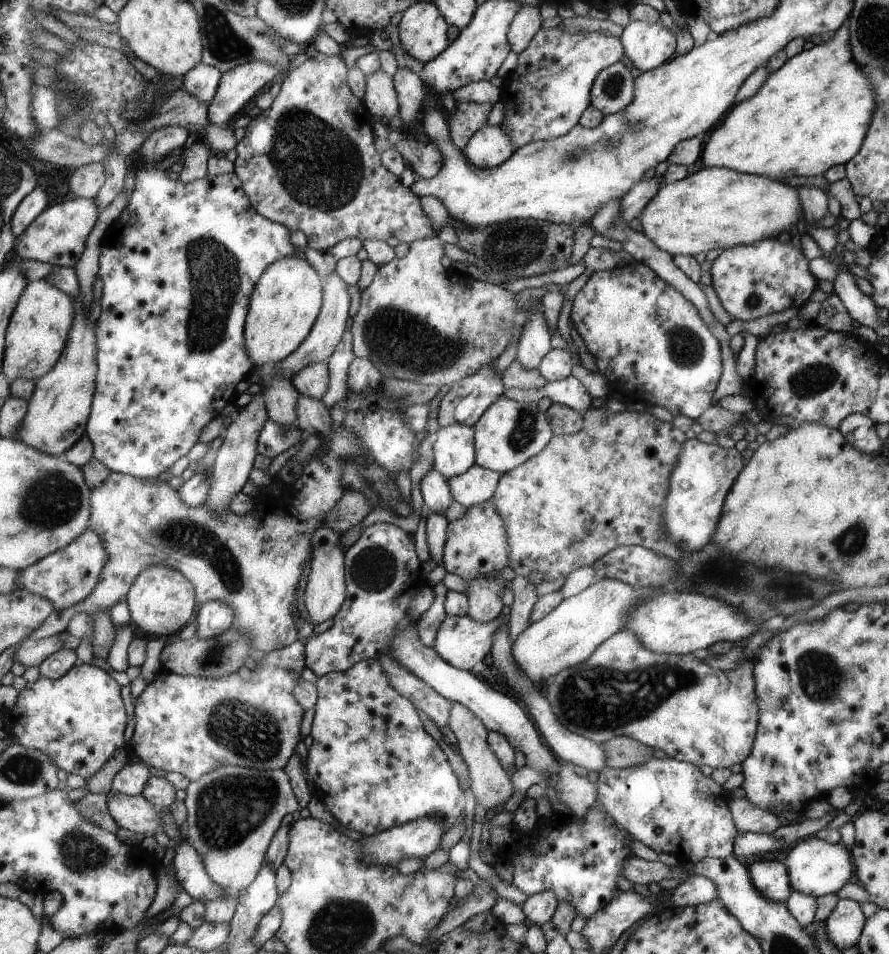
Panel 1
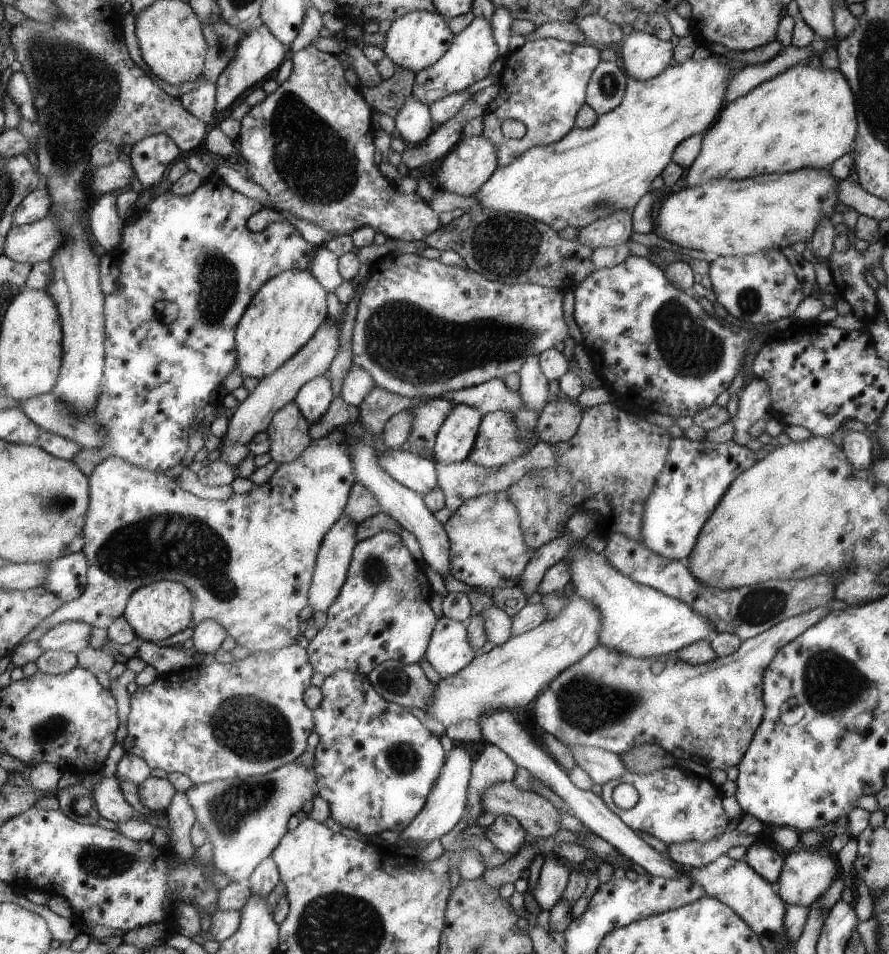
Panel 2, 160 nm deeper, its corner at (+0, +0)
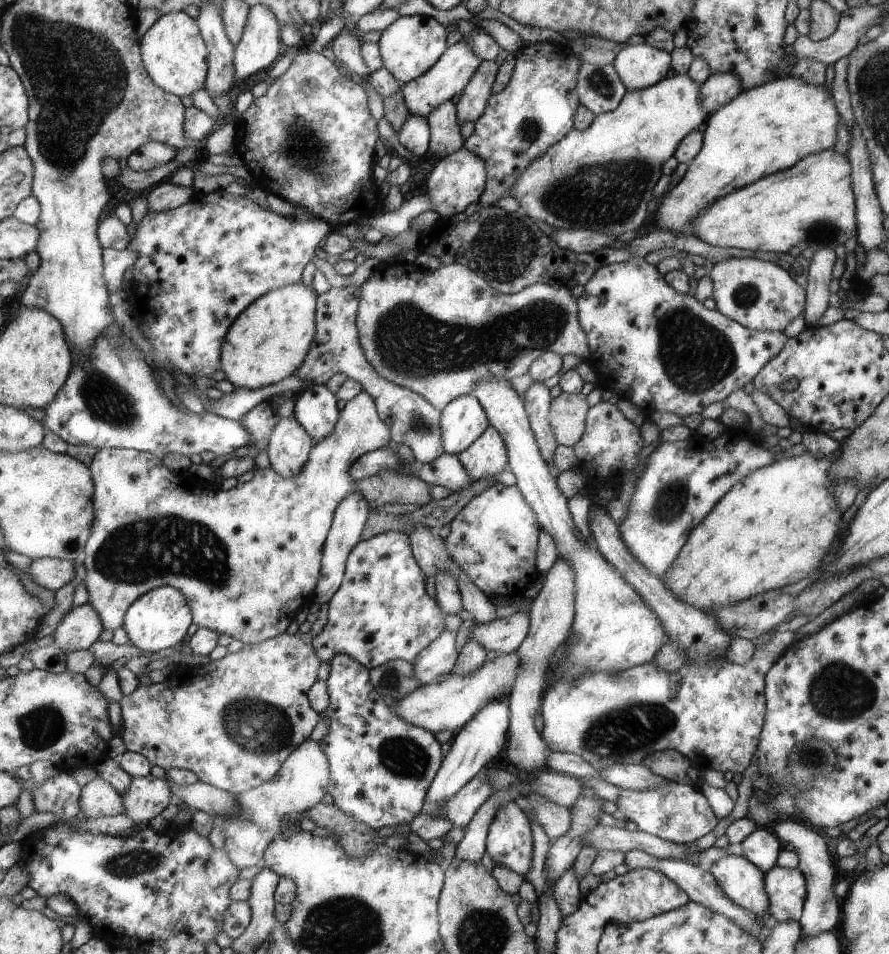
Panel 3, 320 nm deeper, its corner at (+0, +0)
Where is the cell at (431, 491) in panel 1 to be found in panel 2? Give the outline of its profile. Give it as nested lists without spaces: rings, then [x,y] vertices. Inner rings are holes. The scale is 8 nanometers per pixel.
[[[389,449],[386,454],[380,454],[381,466],[391,474],[397,482],[407,485],[411,490],[427,496],[433,490],[440,490],[439,470],[437,470],[437,462],[434,459],[421,458],[413,451],[403,451]]]

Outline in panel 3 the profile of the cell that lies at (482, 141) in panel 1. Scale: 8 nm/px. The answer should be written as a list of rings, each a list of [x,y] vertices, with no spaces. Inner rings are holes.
[[[463,147],[460,151],[446,156],[434,166],[427,179],[426,194],[431,199],[432,210],[439,214],[441,220],[451,219],[455,215],[467,210],[467,206],[479,204],[481,196],[484,195],[488,183],[488,166],[483,157],[477,156],[473,151]]]

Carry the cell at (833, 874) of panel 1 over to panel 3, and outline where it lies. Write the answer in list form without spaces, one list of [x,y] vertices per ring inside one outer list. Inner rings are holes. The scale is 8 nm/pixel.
[[[771,866],[764,872],[764,889],[768,894],[770,920],[798,922],[807,890],[805,876],[797,867]]]

